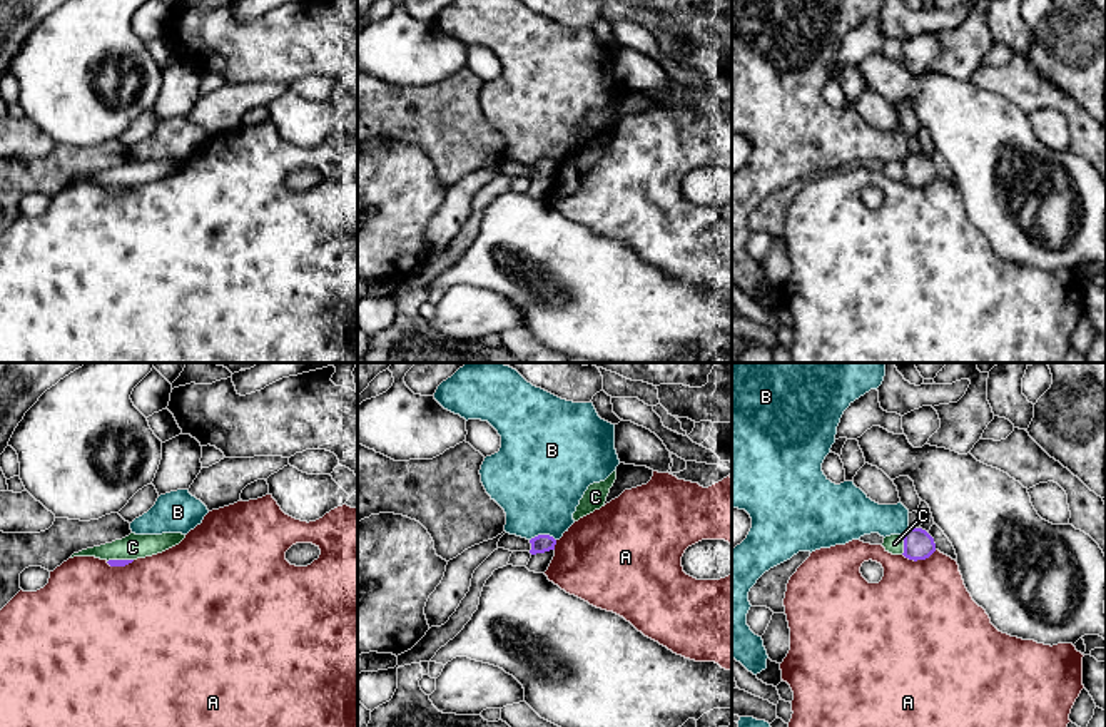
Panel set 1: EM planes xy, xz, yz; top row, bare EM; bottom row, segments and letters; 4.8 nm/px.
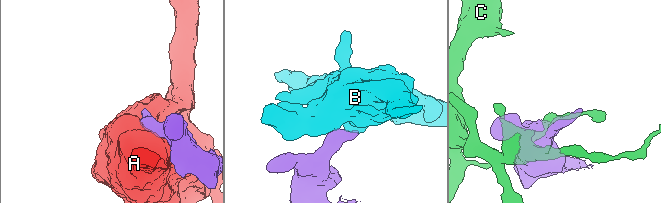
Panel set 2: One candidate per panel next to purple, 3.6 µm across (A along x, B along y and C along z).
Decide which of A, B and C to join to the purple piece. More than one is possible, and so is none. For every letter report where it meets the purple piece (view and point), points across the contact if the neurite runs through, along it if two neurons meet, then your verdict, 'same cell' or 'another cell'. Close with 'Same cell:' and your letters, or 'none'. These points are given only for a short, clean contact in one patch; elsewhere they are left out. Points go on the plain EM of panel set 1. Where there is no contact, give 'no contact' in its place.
A: meets purple in yz at (919, 184); another cell
B: meets purple in xz at (542, 161); border along xz (555, 164), (535, 161), (530, 166); another cell
C: meets purple in yz at (904, 171); another cell
Same cell: none

